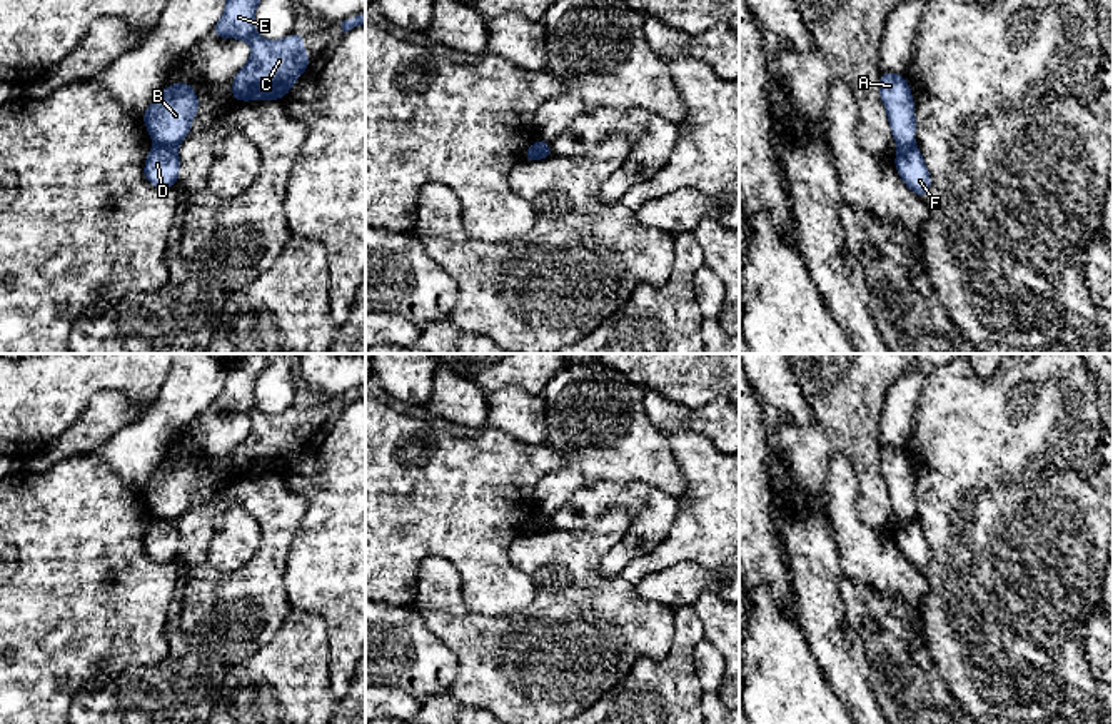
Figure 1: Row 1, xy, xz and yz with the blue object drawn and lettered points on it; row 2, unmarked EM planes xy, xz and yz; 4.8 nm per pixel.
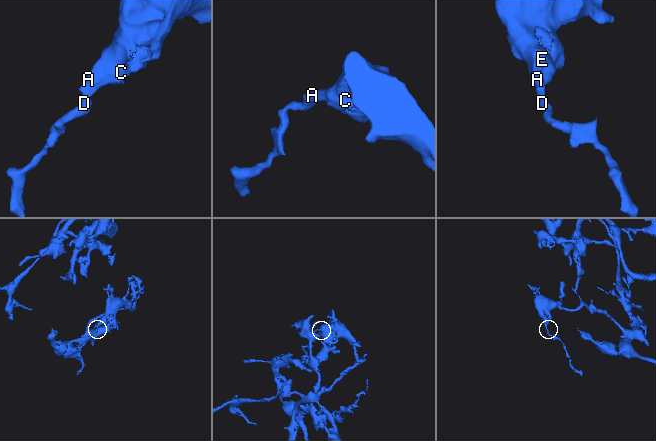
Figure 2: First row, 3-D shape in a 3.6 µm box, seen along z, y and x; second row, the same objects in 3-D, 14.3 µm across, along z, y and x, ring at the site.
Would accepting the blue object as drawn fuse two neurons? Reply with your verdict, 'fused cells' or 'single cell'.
fused cells

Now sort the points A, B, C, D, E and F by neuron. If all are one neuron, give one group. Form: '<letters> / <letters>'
A B C E / D F

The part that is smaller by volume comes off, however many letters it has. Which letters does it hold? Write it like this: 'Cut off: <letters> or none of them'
Cut off: D, F

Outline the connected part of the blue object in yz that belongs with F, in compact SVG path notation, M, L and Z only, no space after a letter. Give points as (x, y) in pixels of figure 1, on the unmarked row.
M916 519L903 520L894 529L894 540L909 564L924 572L931 561L931 551Z

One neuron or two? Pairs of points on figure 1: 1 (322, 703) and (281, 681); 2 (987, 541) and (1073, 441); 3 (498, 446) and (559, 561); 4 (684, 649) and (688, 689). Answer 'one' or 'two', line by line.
1: one
2: one
3: two
4: one

